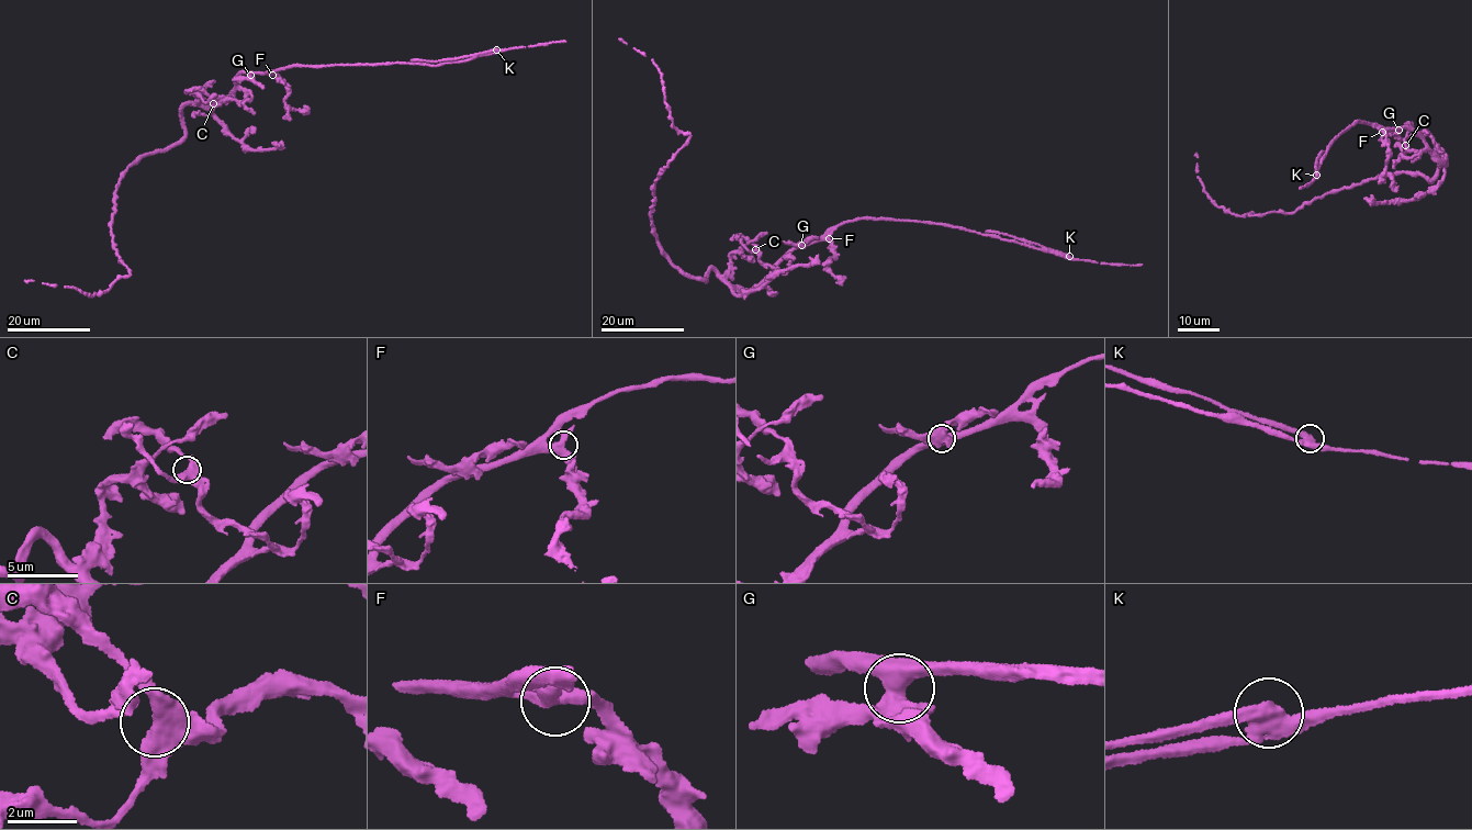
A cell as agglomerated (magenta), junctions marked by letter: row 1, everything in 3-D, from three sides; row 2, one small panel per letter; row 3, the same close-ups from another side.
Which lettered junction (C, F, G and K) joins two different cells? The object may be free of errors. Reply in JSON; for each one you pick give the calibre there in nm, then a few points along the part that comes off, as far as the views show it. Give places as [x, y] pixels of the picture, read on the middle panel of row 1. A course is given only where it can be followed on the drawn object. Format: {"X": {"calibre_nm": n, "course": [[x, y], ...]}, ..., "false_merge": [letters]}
{"K": {"calibre_nm": 400, "course": [[1069, 256], [986, 231]]}, "false_merge": ["K"]}

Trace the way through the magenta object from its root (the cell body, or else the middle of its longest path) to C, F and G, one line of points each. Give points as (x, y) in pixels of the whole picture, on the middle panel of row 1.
C: (738, 288), (751, 291), (781, 272), (762, 262), (755, 249)
F: (738, 288), (751, 291), (795, 249), (829, 238)
G: (738, 288), (751, 291), (801, 245)

